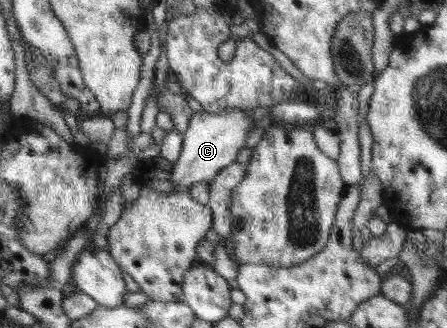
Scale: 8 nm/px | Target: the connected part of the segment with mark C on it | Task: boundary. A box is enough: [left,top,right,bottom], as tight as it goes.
[170,107,252,193]

